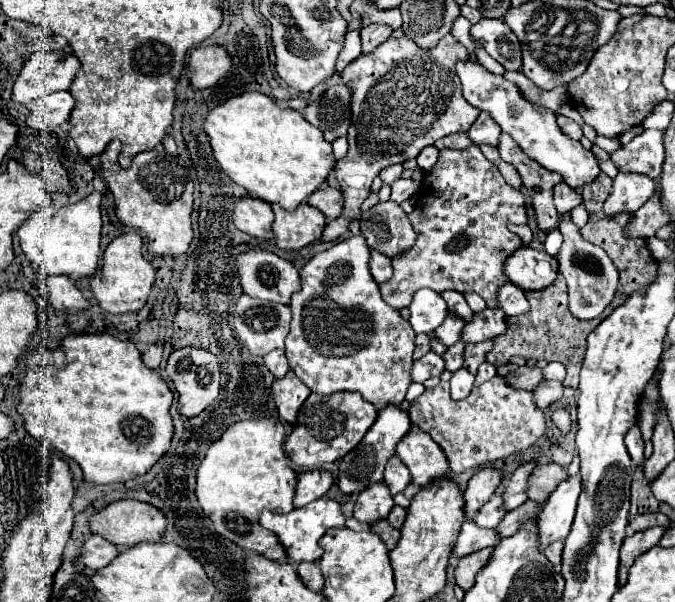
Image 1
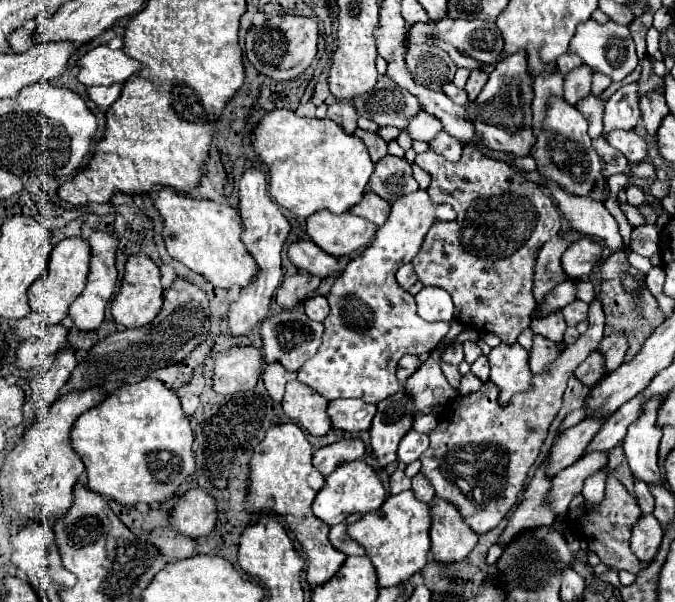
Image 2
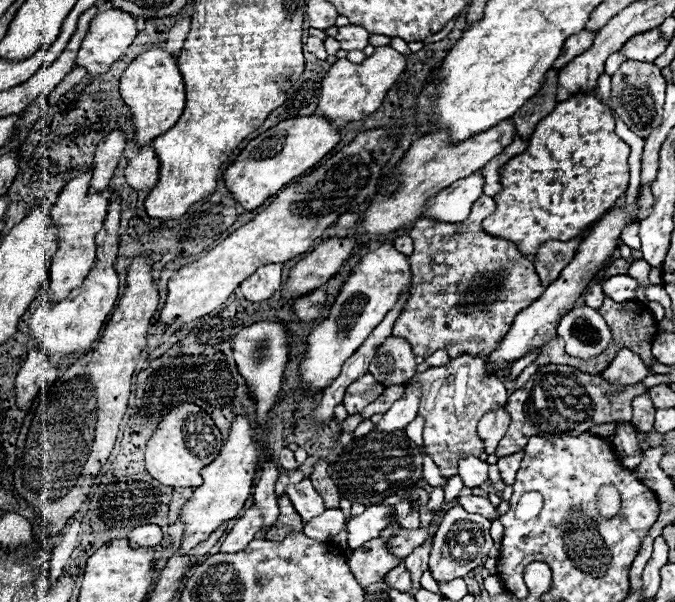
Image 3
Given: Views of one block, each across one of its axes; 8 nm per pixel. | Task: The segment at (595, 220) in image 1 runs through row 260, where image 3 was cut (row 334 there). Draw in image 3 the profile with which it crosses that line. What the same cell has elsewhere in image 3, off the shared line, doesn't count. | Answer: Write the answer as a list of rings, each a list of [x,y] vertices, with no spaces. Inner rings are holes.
[[[606,297],[598,312],[612,328],[612,342],[608,350],[600,354],[600,360],[612,362],[620,348],[628,348],[642,358],[648,370],[652,370],[650,342],[658,332],[658,322],[654,320],[648,306],[634,300],[618,304]]]

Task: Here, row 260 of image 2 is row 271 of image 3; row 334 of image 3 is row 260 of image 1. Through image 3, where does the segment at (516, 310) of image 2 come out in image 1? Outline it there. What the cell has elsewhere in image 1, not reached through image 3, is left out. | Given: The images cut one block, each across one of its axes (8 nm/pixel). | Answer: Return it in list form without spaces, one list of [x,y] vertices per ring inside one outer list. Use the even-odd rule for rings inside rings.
[[[470,146],[466,150],[440,150],[436,166],[422,178],[422,188],[416,198],[414,212],[410,214],[410,222],[418,238],[412,250],[392,260],[394,276],[388,282],[380,284],[384,302],[400,310],[410,306],[416,290],[430,288],[436,292],[476,292],[486,300],[488,308],[496,308],[496,292],[502,284],[508,282],[508,278],[504,276],[504,262],[522,246],[522,240],[512,234],[506,224],[526,224],[528,218],[522,190],[514,190],[512,186],[508,186],[498,168],[484,158],[478,146]]]

